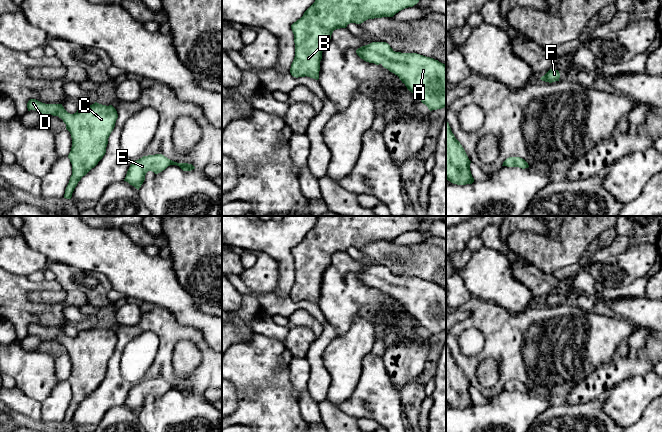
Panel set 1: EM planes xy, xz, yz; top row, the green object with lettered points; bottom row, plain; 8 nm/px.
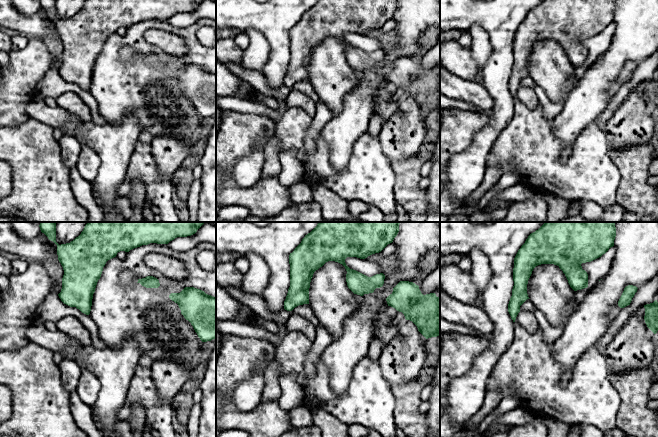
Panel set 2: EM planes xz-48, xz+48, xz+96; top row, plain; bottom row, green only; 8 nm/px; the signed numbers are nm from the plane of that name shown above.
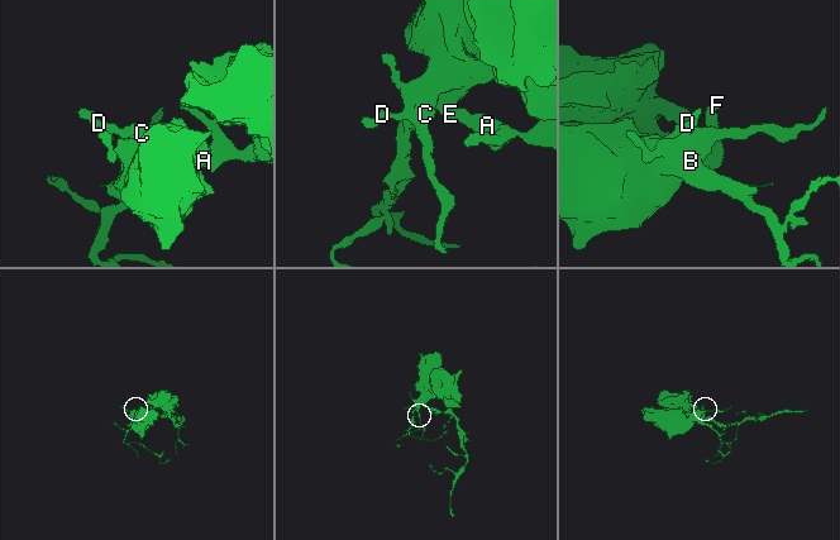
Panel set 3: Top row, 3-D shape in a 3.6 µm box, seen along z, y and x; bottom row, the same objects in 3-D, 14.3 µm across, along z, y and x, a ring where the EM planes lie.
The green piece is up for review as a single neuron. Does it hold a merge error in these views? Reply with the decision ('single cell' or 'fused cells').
single cell

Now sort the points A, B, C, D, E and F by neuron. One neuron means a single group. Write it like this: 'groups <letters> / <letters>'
groups A B C D E F

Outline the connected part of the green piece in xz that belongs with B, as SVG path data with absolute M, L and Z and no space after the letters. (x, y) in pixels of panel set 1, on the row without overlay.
M320 216L303 240L291 249L295 281L290 297L293 301L319 303L320 285L334 254L350 247L361 248L368 243L393 241L399 235L416 229L423 216Z

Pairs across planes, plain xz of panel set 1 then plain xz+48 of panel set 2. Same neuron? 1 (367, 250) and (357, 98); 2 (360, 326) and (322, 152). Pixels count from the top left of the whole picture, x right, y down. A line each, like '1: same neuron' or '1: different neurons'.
1: different neurons
2: different neurons

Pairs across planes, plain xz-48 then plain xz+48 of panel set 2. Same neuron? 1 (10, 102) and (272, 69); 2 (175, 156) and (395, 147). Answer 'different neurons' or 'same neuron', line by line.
1: different neurons
2: same neuron

